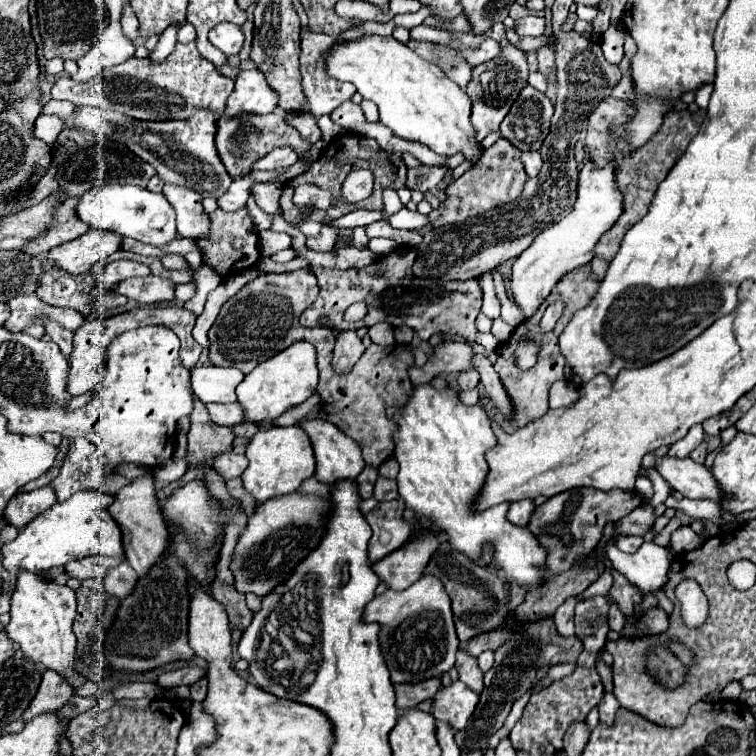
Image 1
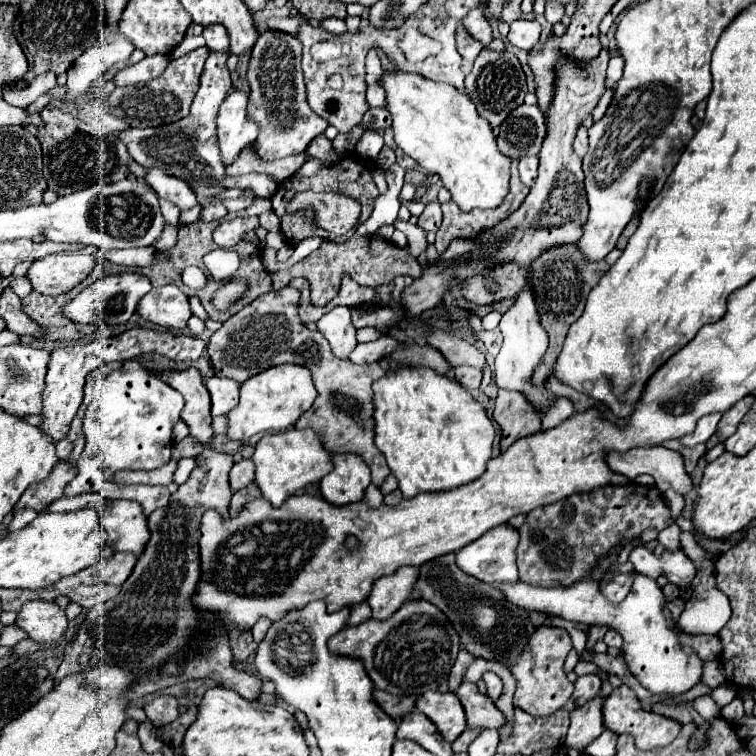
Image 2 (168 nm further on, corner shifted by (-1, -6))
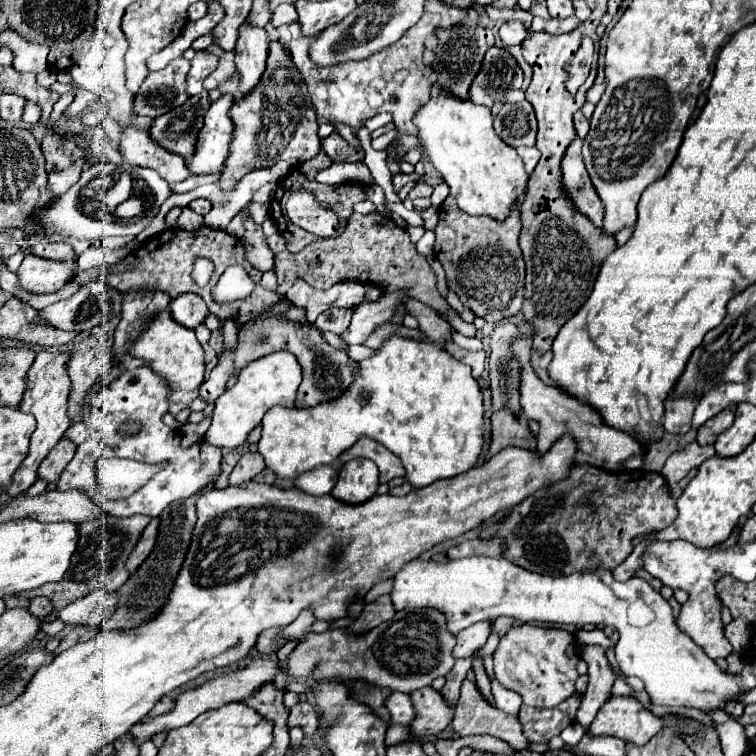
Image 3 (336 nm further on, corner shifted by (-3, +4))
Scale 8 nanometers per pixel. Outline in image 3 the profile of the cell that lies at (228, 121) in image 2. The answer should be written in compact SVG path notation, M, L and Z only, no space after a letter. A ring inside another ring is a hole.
M225 95L217 99L205 113L205 125L197 135L197 149L193 151L193 157L185 159L193 175L217 173L223 169L225 157L229 155L229 141L233 135L233 123L227 115L231 105L231 97Z

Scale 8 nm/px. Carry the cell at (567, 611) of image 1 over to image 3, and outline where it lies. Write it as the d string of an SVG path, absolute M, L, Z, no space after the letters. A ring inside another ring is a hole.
M527 623L517 625L501 637L493 653L495 677L505 689L519 693L525 705L555 707L575 693L575 681L579 677L575 669L579 659L573 659L575 655L575 637L571 633L563 629L533 627Z

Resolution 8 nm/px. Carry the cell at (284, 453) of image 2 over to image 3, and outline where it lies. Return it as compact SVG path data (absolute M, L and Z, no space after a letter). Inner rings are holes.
M387 337L381 347L367 359L359 361L357 363L357 373L355 373L355 381L353 385L337 399L333 401L327 401L327 403L321 403L321 405L315 405L315 407L305 407L305 409L285 409L285 407L273 407L261 421L261 441L259 441L259 453L263 455L267 467L271 471L275 471L277 477L281 479L295 479L299 477L301 473L317 467L317 465L323 465L323 463L333 463L343 451L347 451L349 447L355 445L357 439L361 437L369 437L381 445L385 445L393 455L399 457L399 461L403 463L405 471L407 471L407 481L413 485L413 487L427 487L439 479L449 479L449 477L455 477L455 475L461 475L465 471L469 471L475 463L477 463L477 457L483 449L483 397L481 397L481 389L477 385L477 381L473 379L471 375L471 367L467 367L465 363L453 359L445 349L443 345L437 345L433 341L427 341L427 339L407 339L407 337Z

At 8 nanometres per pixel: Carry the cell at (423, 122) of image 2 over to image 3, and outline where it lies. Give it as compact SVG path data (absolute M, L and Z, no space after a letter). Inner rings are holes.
M435 91L431 101L415 115L419 127L419 147L449 185L461 211L469 215L487 215L505 221L515 203L525 197L529 175L517 151L493 131L491 111L471 101L461 101Z

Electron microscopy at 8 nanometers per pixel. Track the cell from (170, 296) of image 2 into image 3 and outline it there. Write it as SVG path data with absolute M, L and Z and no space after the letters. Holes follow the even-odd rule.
M185 293L177 299L173 299L169 303L169 311L171 311L173 319L179 321L179 325L183 325L187 329L195 329L197 325L205 323L205 319L209 315L205 301L193 293Z

